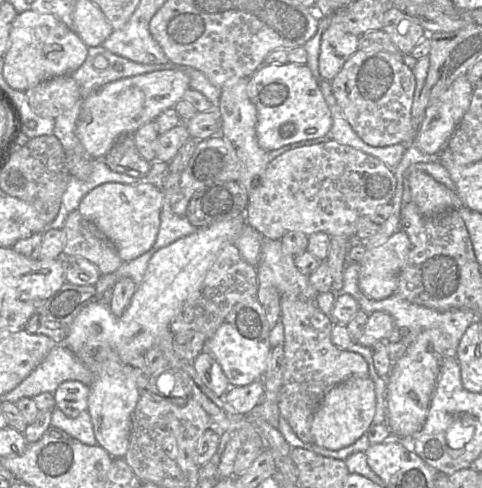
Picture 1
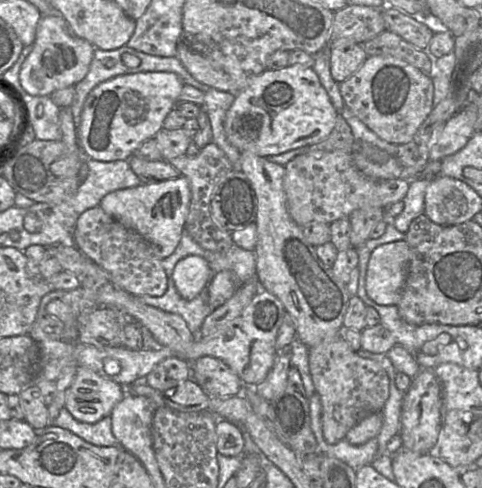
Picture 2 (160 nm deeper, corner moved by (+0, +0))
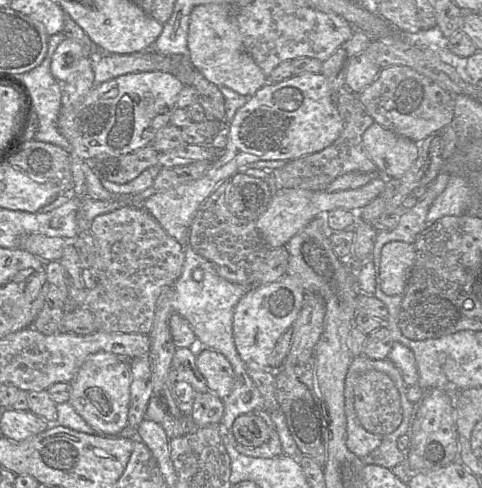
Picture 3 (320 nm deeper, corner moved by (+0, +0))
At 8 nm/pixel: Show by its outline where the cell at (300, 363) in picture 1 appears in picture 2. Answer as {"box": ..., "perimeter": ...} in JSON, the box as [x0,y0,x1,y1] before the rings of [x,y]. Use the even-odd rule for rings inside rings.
{"box":[308,335,389,444],"perimeter":[[[338,335],[331,342],[308,348],[309,371],[321,401],[323,439],[334,444],[362,419],[381,413],[389,397],[389,376],[375,360],[363,358]]]}

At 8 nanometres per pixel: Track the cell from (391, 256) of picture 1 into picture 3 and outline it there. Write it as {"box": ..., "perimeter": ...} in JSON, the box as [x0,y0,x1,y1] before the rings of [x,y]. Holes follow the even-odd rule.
{"box":[376,241,415,296],"perimeter":[[[394,241],[383,246],[376,283],[388,296],[402,295],[415,263],[412,244]]]}

